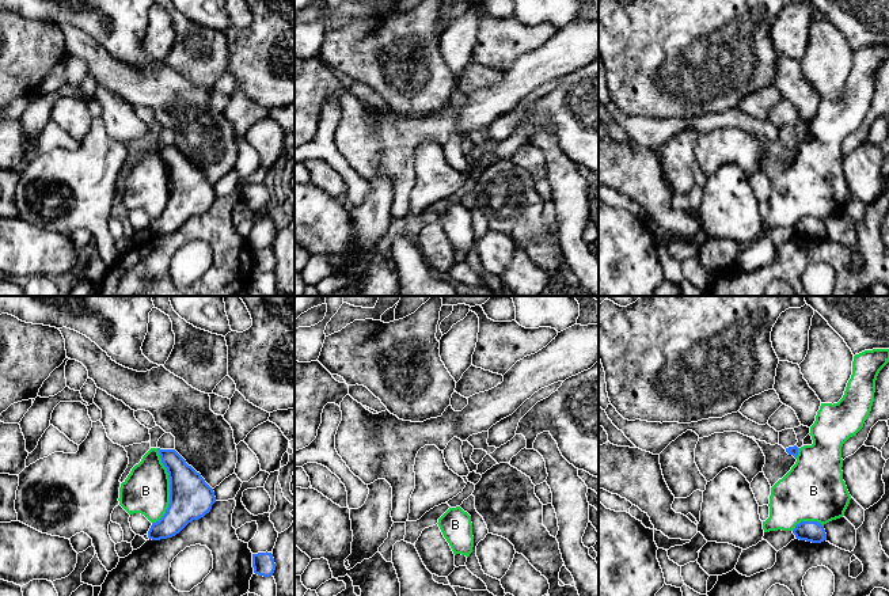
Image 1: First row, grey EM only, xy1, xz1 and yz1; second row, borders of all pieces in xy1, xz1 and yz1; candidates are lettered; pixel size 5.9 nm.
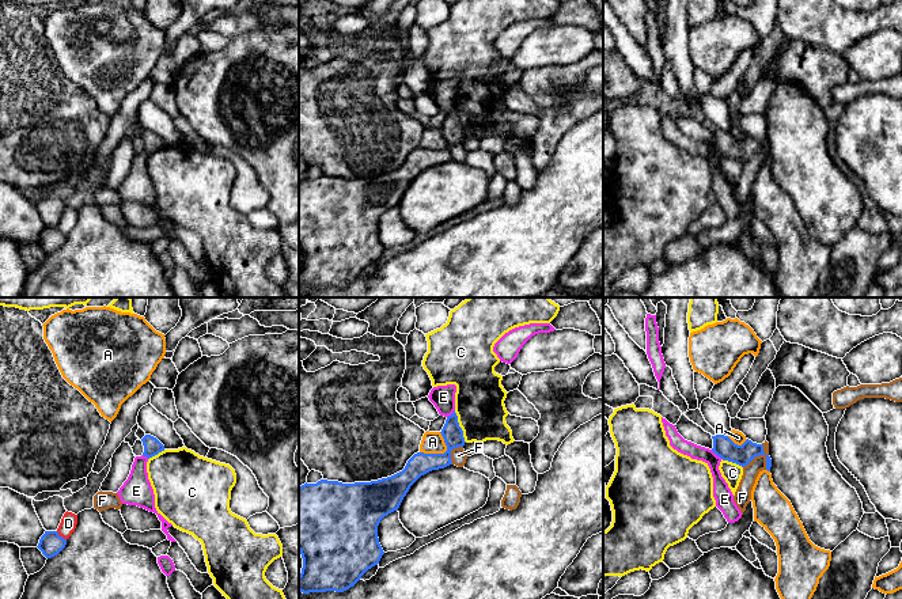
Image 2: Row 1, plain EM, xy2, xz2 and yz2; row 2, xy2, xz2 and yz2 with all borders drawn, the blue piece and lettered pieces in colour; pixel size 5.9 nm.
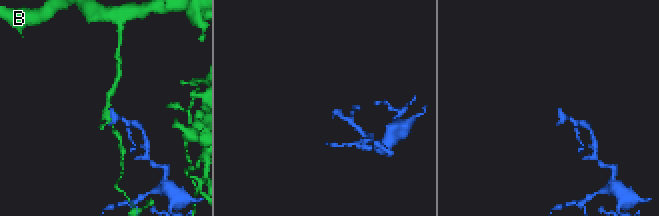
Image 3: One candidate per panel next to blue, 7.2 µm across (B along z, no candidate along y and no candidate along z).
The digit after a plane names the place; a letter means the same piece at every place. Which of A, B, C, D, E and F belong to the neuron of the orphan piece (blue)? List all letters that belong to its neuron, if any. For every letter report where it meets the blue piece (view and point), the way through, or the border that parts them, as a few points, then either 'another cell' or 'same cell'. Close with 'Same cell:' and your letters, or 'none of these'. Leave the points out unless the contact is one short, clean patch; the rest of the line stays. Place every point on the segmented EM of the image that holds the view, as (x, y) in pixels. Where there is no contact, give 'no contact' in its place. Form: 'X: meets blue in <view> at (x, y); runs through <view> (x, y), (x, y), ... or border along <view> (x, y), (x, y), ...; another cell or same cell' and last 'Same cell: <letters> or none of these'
A: meets blue in xz2 at (440, 454); another cell
B: meets blue in xy1 at (170, 488); another cell
C: meets blue in xz2 at (459, 427); another cell
D: meets blue in xy2 at (61, 537); border along xy2 (56, 531), (65, 539); another cell
E: meets blue in yz2 at (716, 454); border along yz2 (711, 450), (722, 458); another cell
F: meets blue in yz2 at (757, 455); another cell
Same cell: none of these

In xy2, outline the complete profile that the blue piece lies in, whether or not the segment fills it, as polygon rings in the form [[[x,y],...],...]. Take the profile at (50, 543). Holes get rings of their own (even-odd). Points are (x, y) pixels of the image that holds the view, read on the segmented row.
[[[45,531],[41,537],[38,549],[46,558],[57,556],[67,545],[67,539],[58,535],[57,531]]]

